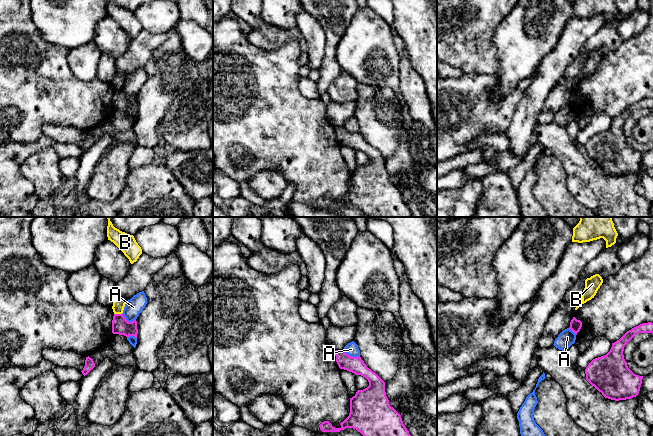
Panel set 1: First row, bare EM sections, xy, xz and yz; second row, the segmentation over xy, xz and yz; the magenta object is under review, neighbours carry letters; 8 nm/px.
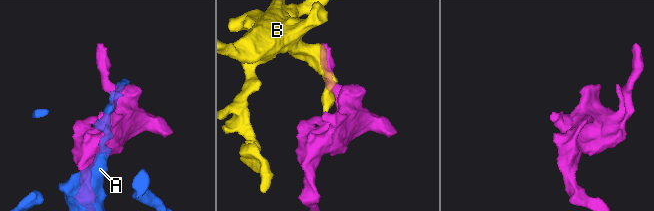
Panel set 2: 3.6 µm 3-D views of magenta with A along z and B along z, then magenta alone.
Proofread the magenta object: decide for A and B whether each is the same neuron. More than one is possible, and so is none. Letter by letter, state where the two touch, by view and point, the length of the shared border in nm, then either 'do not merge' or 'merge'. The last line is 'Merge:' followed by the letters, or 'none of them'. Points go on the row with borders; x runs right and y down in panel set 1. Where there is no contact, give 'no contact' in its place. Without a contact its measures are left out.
A: xz (350, 356) | 150 nm | do not merge
B: xy (118, 314) | 60 nm | do not merge
Merge: none of them

